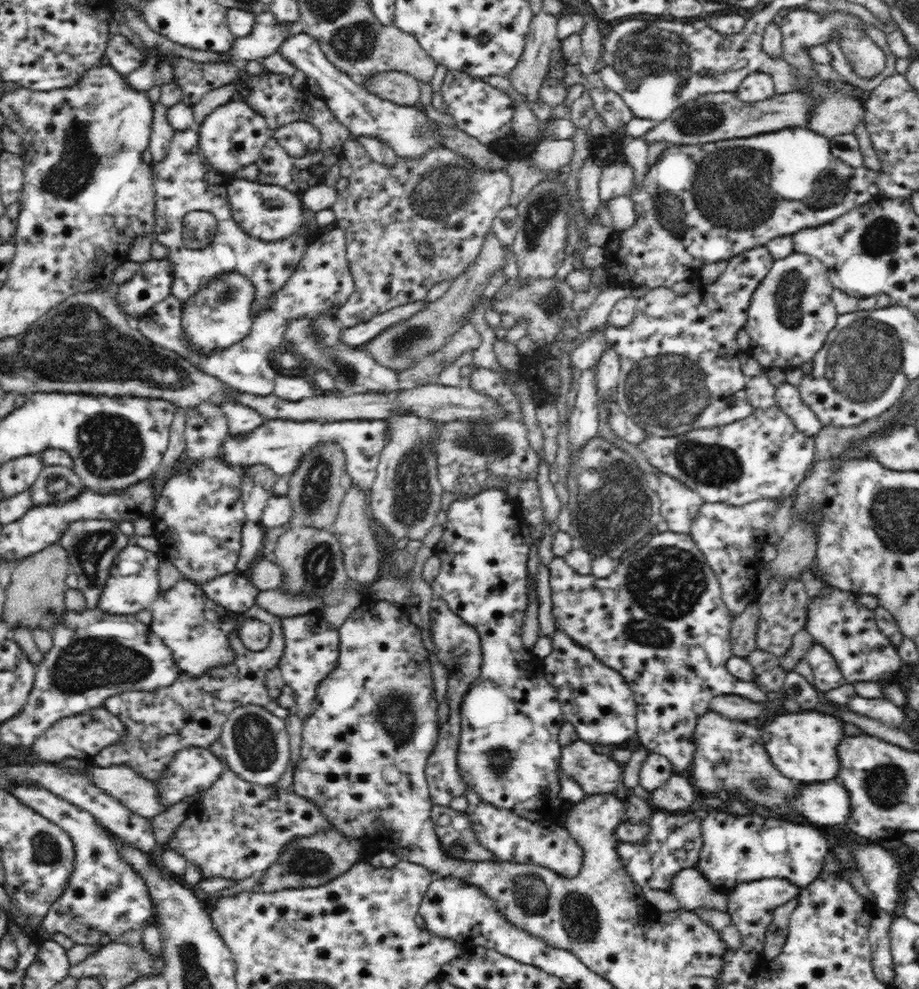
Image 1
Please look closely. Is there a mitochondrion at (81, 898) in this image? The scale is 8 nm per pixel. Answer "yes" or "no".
no

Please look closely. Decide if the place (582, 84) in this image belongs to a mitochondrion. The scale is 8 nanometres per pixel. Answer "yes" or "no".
no

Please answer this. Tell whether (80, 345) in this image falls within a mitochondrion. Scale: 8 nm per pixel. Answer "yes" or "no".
yes

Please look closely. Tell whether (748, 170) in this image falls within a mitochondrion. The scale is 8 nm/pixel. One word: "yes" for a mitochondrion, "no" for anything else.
yes

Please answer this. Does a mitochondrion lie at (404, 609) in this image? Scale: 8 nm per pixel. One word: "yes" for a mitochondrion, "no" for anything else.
no

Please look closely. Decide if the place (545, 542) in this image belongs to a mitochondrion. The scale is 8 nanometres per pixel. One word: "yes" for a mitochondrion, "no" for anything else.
no

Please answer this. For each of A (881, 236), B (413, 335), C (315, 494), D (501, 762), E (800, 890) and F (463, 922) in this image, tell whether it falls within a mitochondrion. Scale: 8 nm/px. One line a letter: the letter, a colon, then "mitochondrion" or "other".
A: mitochondrion
B: mitochondrion
C: mitochondrion
D: mitochondrion
E: other
F: other

